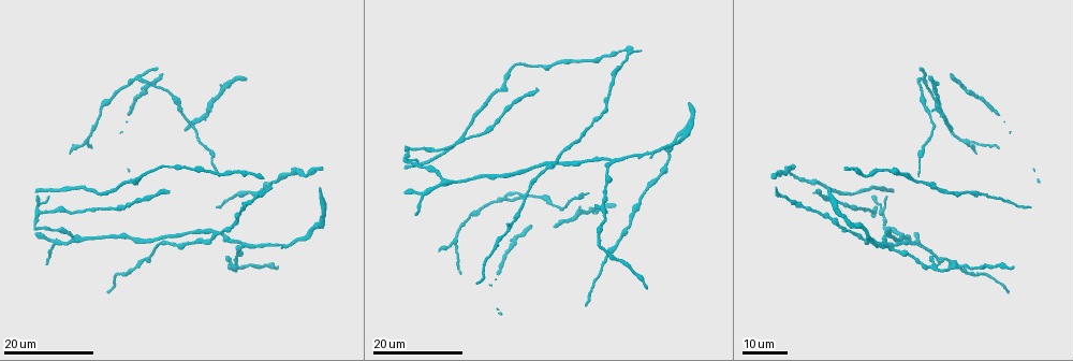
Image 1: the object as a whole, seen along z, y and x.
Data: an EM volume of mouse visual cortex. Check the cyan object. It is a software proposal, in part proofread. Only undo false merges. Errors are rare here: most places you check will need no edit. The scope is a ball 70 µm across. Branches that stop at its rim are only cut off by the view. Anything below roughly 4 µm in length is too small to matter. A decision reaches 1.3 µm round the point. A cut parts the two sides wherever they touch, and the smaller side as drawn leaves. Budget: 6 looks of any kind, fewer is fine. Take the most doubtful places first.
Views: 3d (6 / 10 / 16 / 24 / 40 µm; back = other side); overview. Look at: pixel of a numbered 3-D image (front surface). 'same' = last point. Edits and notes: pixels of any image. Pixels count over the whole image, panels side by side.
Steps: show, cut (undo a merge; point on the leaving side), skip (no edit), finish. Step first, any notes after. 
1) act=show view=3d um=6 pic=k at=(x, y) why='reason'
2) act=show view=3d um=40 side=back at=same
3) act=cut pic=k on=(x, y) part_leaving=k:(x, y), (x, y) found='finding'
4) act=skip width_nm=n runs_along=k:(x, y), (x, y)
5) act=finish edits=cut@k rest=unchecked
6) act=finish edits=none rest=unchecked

act=show view=3d um=24 pic=1 at=(553, 166)

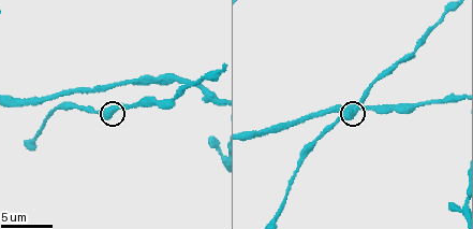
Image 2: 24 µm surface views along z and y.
act=show view=3d um=6 pic=2 at=(115, 108) why='zoom in'

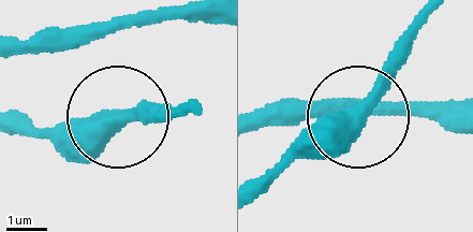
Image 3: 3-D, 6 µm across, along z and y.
act=show view=3d um=6 side=back pic=3 at=(112, 127)

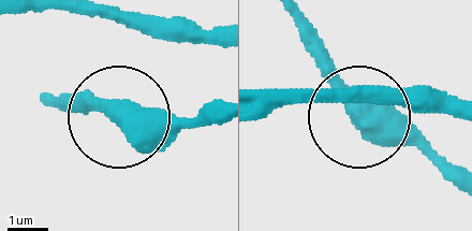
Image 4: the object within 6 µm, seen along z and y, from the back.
act=skip runs_along=4:(355, 94), (385, 97), (362, 114), (396, 125), (454, 183) found='all the same neuron'

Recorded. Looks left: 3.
act=show view=3d um=24 pic=1 at=(56, 242) why='three-way junction'

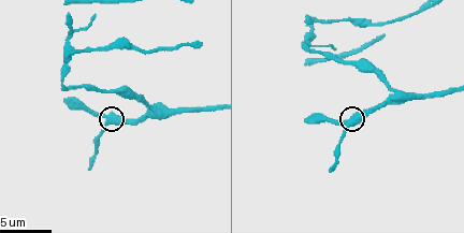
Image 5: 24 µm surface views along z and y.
act=show view=3d um=6 pic=5 at=(107, 116)

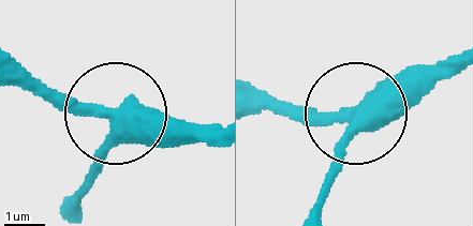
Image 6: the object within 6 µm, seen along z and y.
act=skip width_nm=370 runs_along=6:(452, 64), (410, 68), (349, 116), (256, 105) found='continuous, no second neuron'

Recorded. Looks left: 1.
act=show view=3d um=10 pic=5 at=(390, 94) why='three arms meet'

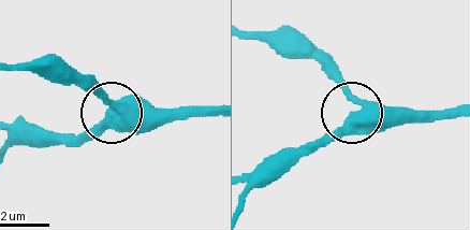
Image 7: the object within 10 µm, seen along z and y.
act=skip arms=3 found='one neuron here'

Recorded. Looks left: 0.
act=finish edits=none rest=unchecked

